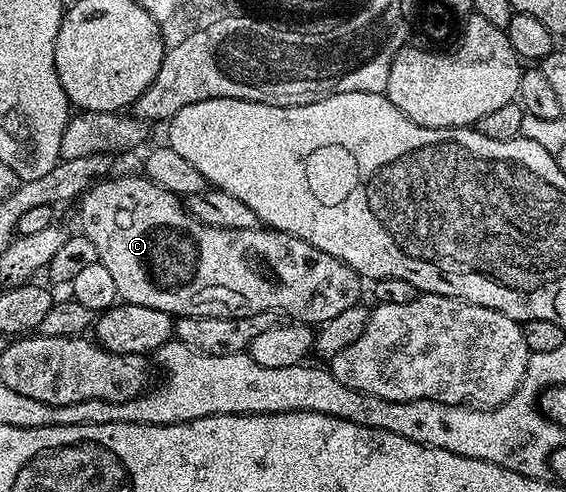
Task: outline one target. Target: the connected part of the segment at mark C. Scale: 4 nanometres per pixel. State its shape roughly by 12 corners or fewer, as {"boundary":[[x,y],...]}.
{"boundary":[[146,176],[83,195],[120,299],[175,318],[360,305],[349,264],[201,224]]}

